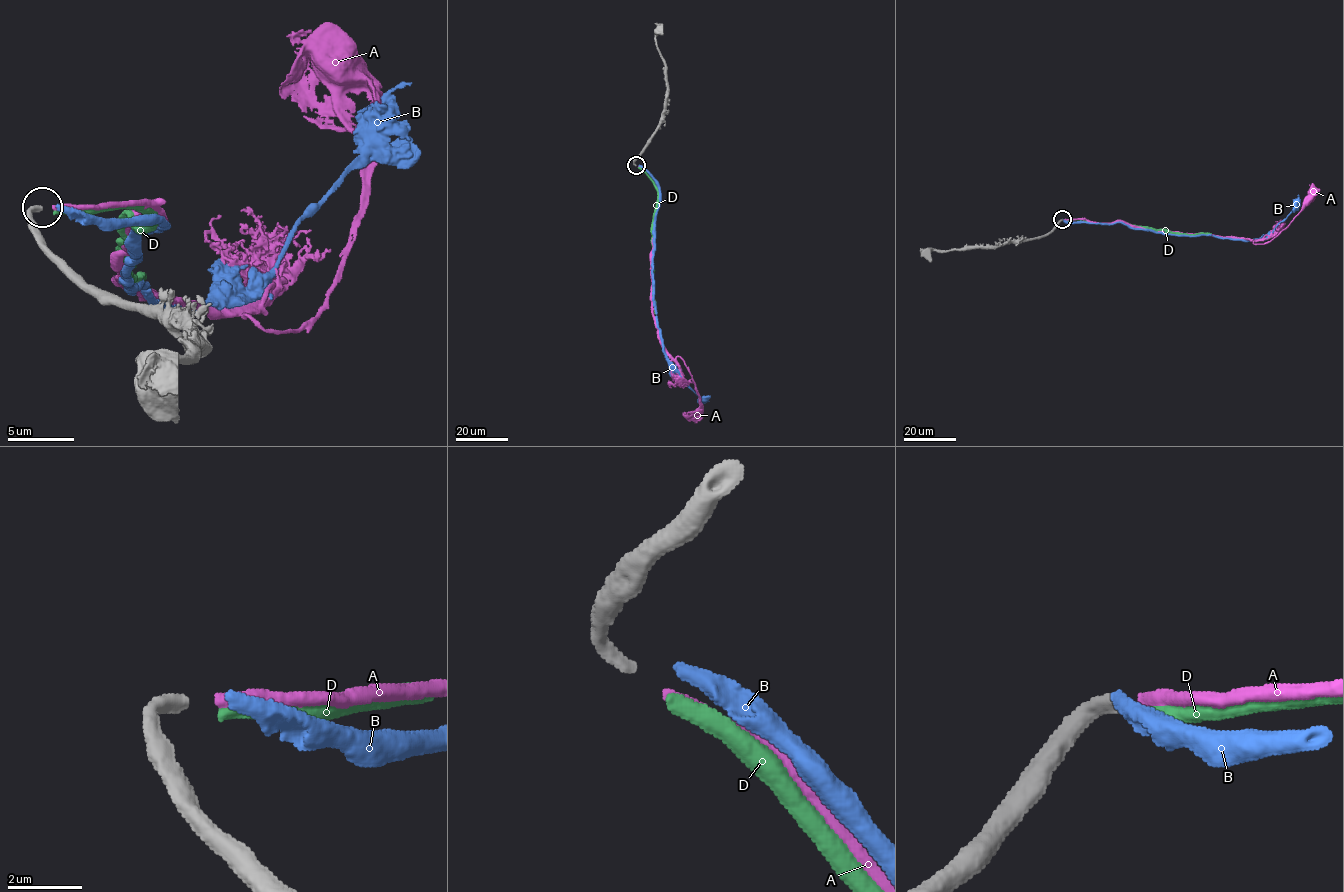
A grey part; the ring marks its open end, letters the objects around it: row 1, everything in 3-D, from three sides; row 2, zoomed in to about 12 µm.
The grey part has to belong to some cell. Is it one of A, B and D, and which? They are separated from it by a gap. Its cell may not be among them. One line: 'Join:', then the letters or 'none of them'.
Join: B

